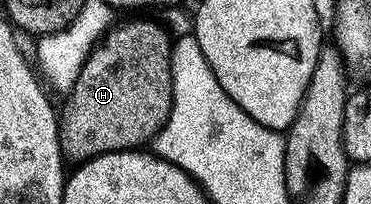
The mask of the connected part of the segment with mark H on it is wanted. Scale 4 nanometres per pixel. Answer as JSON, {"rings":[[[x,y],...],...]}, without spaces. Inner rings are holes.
{"rings":[[[137,18],[134,22],[123,23],[122,26],[120,24],[114,25],[101,35],[99,44],[93,47],[93,51],[89,53],[87,60],[82,62],[81,71],[77,73],[77,78],[71,84],[71,89],[67,94],[69,103],[65,106],[65,114],[63,110],[63,121],[59,126],[61,131],[61,152],[70,163],[80,164],[88,162],[89,159],[100,154],[115,152],[116,150],[136,150],[152,143],[160,130],[167,124],[169,113],[173,107],[173,44],[174,39],[169,38],[168,32],[159,23],[152,22],[149,18]]]}

